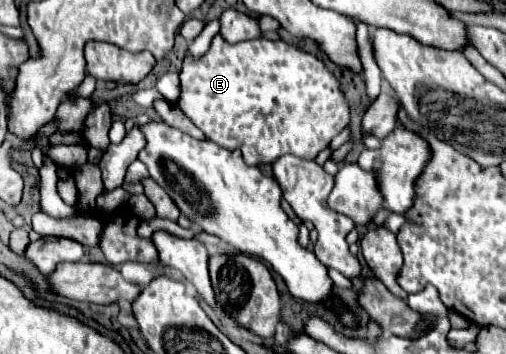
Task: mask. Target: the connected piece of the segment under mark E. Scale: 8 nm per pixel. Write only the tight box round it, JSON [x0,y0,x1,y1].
[177,33,351,165]

